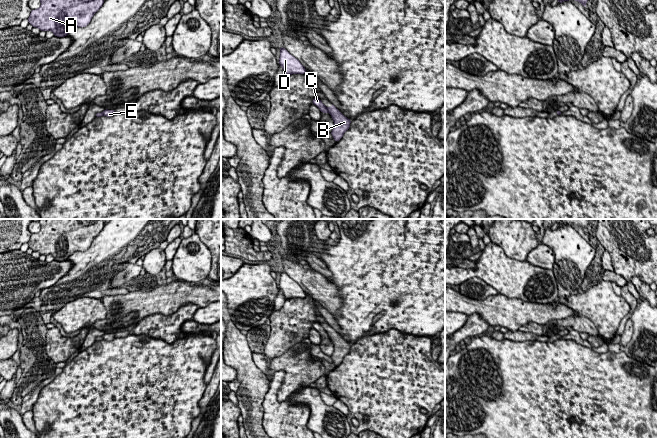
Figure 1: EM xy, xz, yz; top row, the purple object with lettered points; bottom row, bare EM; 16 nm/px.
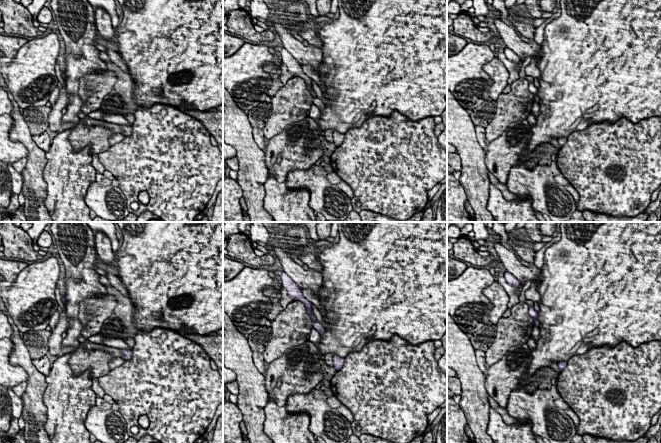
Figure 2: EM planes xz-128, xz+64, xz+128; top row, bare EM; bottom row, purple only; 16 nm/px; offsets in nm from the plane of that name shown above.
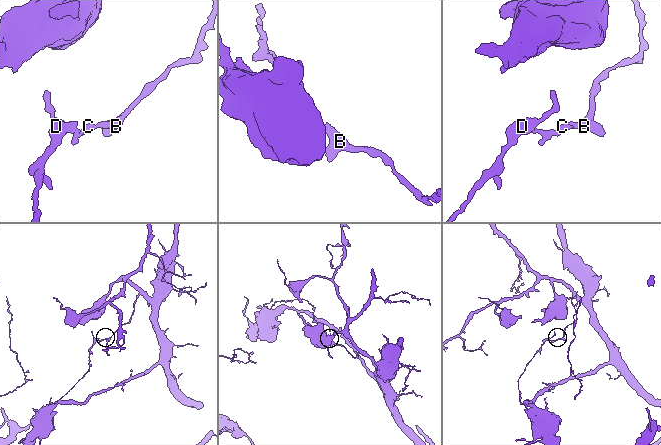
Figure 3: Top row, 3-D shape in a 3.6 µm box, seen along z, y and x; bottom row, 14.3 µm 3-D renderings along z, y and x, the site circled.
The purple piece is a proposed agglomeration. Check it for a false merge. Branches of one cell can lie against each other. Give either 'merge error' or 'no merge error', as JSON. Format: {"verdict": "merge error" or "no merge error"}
{"verdict": "merge error"}

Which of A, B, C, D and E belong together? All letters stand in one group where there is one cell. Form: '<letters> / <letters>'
A B E / C D

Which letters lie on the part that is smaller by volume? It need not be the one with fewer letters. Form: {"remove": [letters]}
{"remove": ["C", "D"]}

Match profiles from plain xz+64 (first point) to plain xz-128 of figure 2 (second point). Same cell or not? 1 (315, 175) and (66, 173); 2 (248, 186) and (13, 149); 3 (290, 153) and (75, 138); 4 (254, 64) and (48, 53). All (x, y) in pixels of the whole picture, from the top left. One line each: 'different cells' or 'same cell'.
1: different cells
2: different cells
3: same cell
4: same cell

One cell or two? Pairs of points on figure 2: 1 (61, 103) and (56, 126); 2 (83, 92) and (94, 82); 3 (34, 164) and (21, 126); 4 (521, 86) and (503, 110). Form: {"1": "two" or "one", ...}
{"1": "one", "2": "one", "3": "one", "4": "one"}

